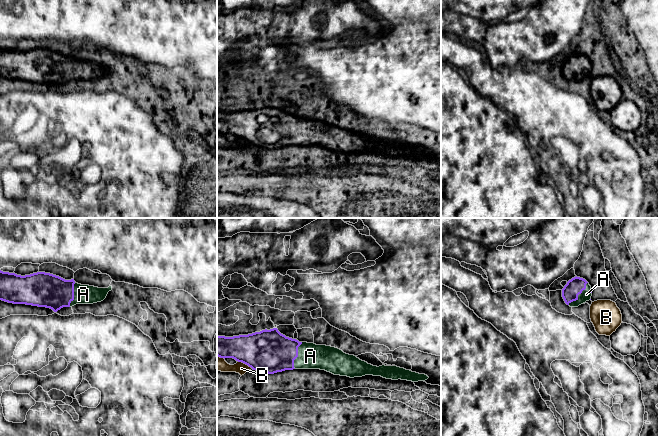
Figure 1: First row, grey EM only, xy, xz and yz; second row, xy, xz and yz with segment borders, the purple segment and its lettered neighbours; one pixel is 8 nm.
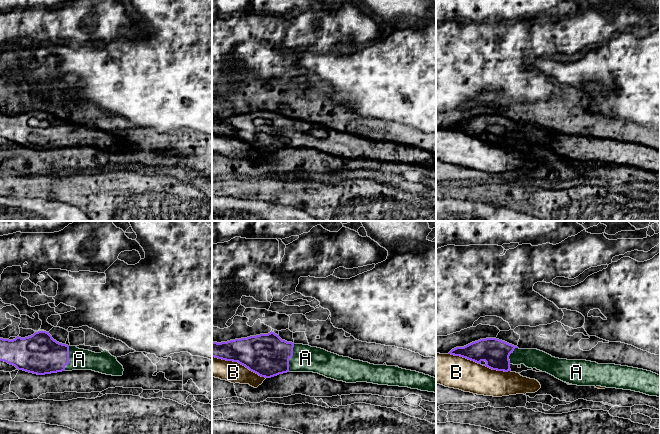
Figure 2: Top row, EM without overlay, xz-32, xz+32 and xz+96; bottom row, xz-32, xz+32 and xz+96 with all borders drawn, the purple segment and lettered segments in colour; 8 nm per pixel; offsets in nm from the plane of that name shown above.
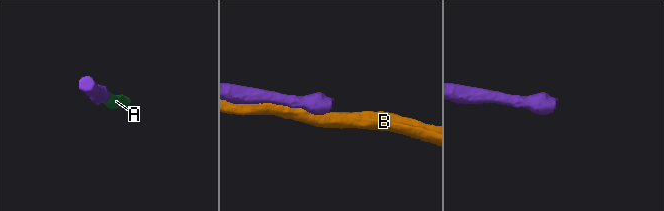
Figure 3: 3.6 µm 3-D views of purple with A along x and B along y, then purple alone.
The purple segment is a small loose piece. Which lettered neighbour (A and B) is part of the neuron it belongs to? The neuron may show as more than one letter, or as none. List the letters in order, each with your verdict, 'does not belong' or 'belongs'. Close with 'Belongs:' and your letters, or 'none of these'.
A: belongs
B: does not belong
Belongs: A

